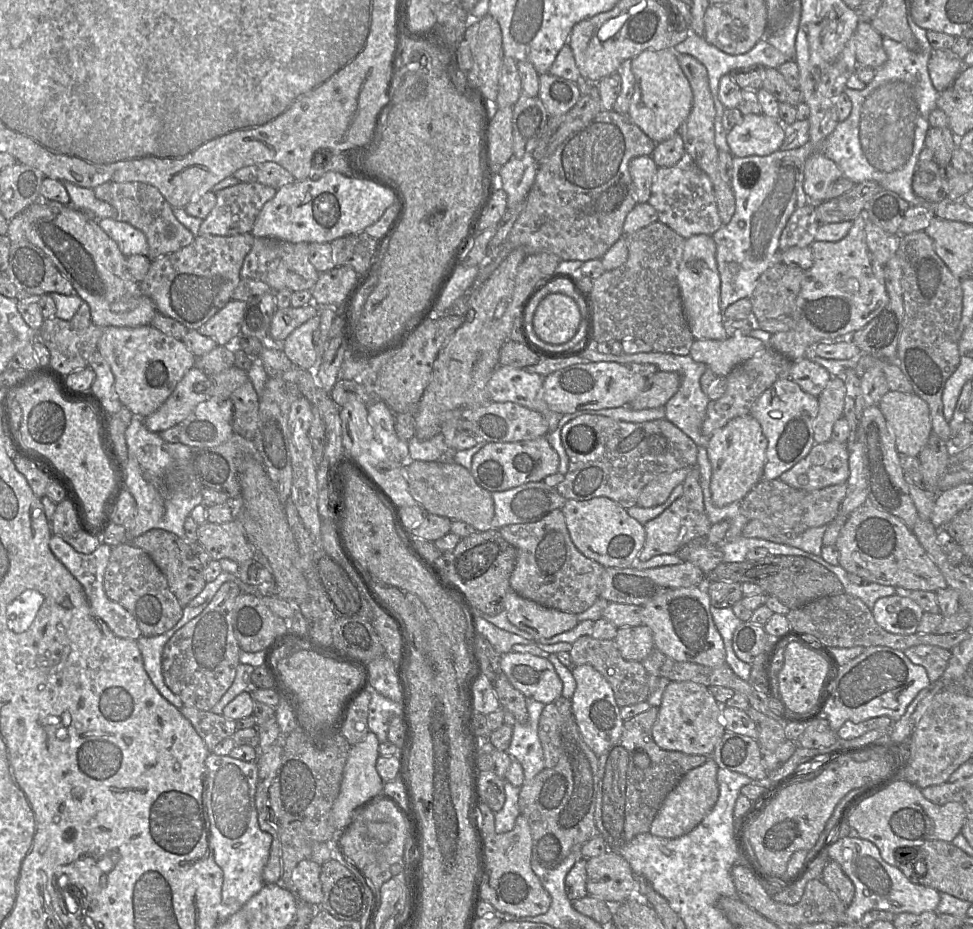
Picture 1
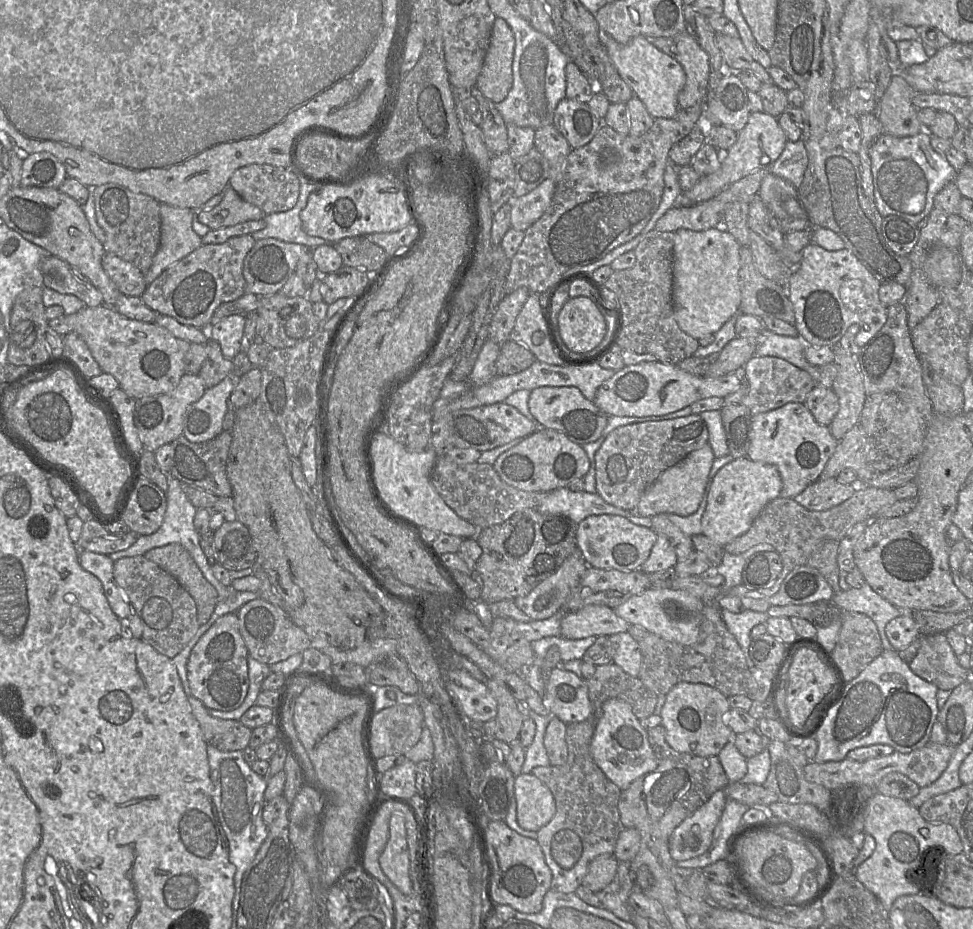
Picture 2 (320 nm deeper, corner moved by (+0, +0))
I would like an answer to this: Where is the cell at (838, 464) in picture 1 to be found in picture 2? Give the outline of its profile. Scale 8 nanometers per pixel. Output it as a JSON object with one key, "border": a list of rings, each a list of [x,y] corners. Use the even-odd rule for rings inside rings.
{"border":[[[836,478],[818,479],[793,499],[811,511],[825,511],[849,499],[856,485],[841,484]]]}

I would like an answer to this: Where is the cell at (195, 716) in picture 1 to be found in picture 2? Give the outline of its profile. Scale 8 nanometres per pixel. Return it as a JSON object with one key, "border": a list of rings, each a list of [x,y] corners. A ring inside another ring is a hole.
{"border":[[[194,696],[187,698],[207,744],[220,751],[243,751],[248,747],[252,729],[243,725],[240,720],[215,718],[199,699]]]}

